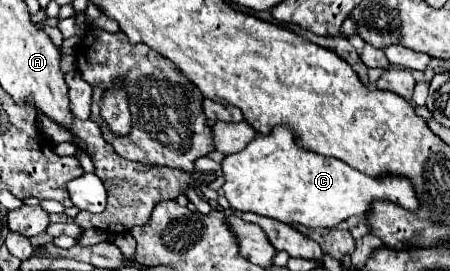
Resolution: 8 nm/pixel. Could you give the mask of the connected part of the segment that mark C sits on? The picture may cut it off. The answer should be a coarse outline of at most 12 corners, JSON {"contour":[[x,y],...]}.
{"contour":[[288,126],[226,156],[234,210],[334,228],[376,200],[420,206],[372,178],[304,150]]}

